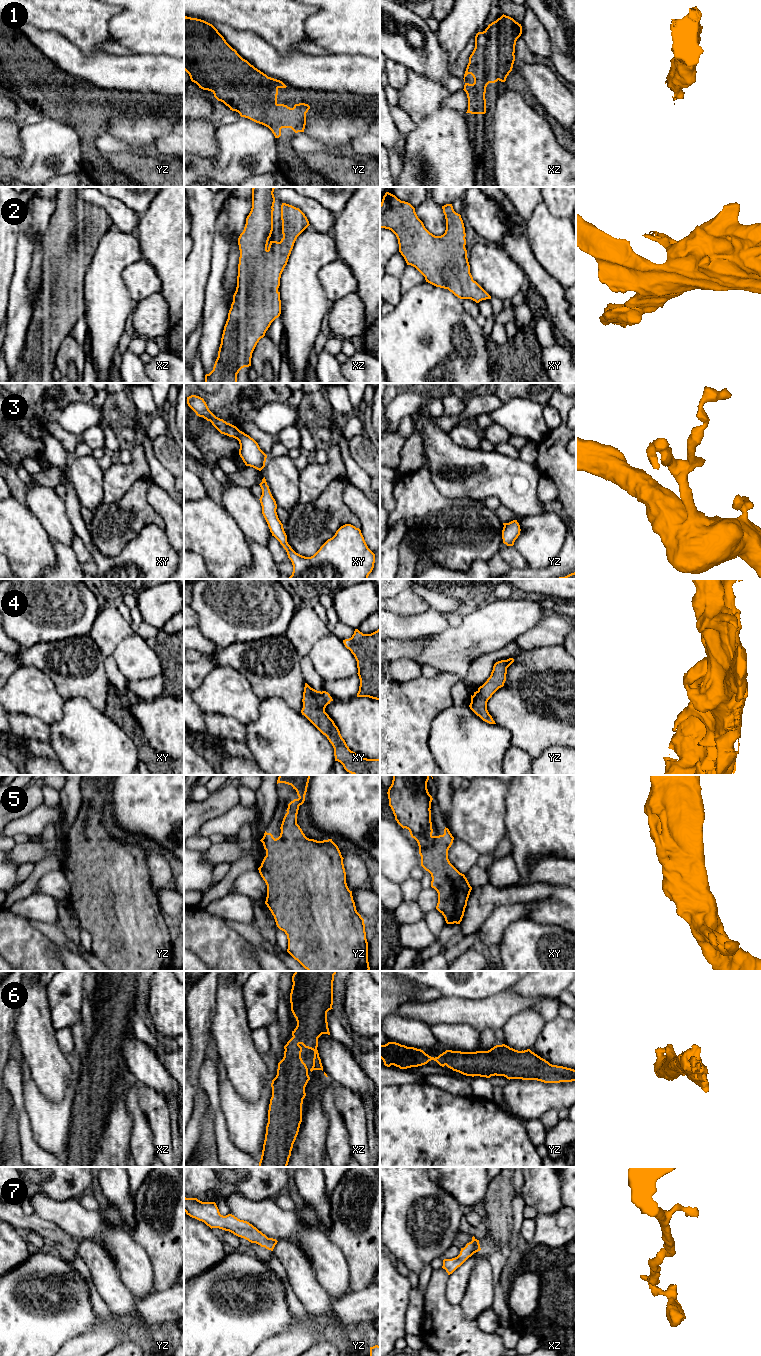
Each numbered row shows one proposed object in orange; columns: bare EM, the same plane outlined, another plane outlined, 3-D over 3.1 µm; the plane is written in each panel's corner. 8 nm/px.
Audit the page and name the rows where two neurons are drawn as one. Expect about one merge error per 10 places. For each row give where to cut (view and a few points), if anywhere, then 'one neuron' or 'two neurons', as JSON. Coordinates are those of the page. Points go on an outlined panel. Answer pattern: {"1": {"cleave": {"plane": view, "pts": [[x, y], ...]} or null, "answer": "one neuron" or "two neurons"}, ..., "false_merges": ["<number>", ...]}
{"1": {"cleave": null, "answer": "one neuron"}, "2": {"cleave": null, "answer": "one neuron"}, "3": {"cleave": null, "answer": "one neuron"}, "4": {"cleave": null, "answer": "one neuron"}, "5": {"cleave": null, "answer": "one neuron"}, "6": {"cleave": null, "answer": "one neuron"}, "7": {"cleave": null, "answer": "one neuron"}, "false_merges": []}

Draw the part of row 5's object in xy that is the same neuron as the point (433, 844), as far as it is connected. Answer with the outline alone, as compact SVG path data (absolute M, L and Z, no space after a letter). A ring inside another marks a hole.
M393 775L392 784L387 792L389 806L397 823L403 829L408 829L411 837L418 843L421 866L431 874L431 887L438 893L436 909L444 916L447 924L460 924L472 887L465 875L460 873L448 859L448 850L454 840L449 829L445 827L443 835L432 835L430 809L433 798L427 789L430 776L432 777L432 775Z

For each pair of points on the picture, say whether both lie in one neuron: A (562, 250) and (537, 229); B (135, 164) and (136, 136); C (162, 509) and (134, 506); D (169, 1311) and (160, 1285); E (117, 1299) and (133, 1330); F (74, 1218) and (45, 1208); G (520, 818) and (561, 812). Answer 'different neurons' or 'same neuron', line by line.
A: same neuron
B: different neurons
C: different neurons
D: different neurons
E: same neuron
F: same neuron
G: same neuron

